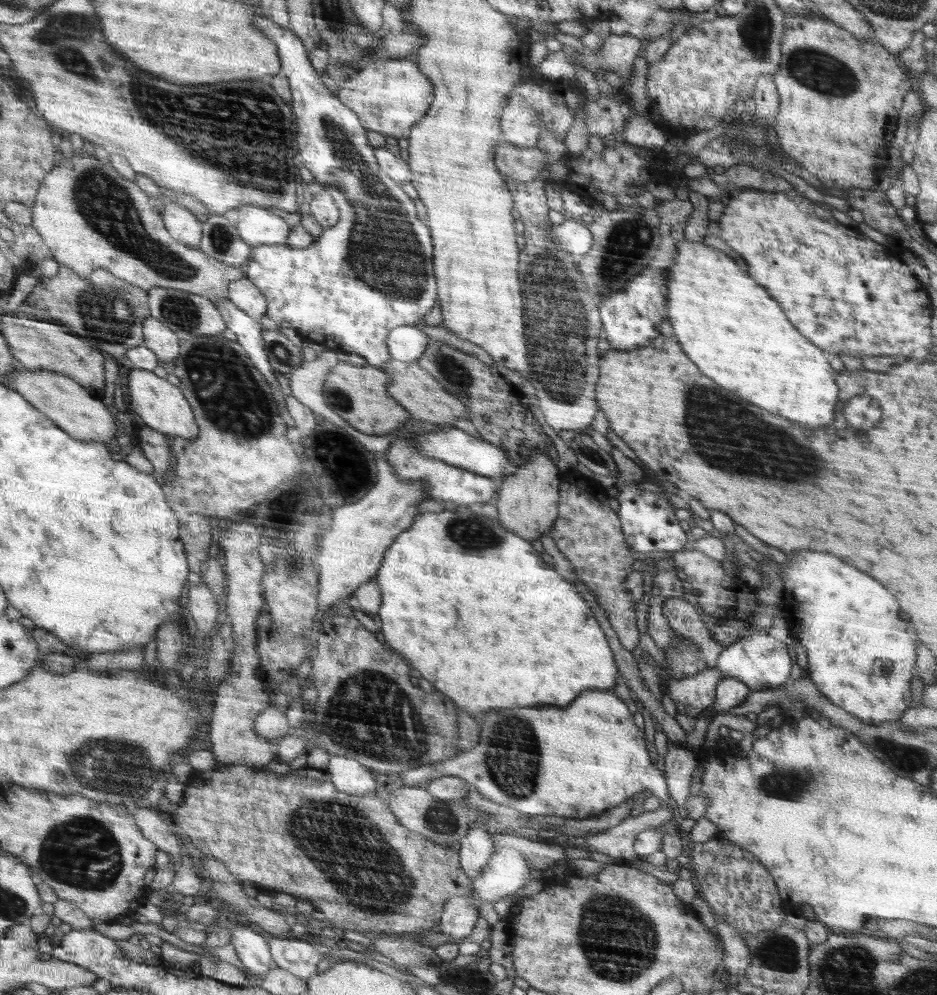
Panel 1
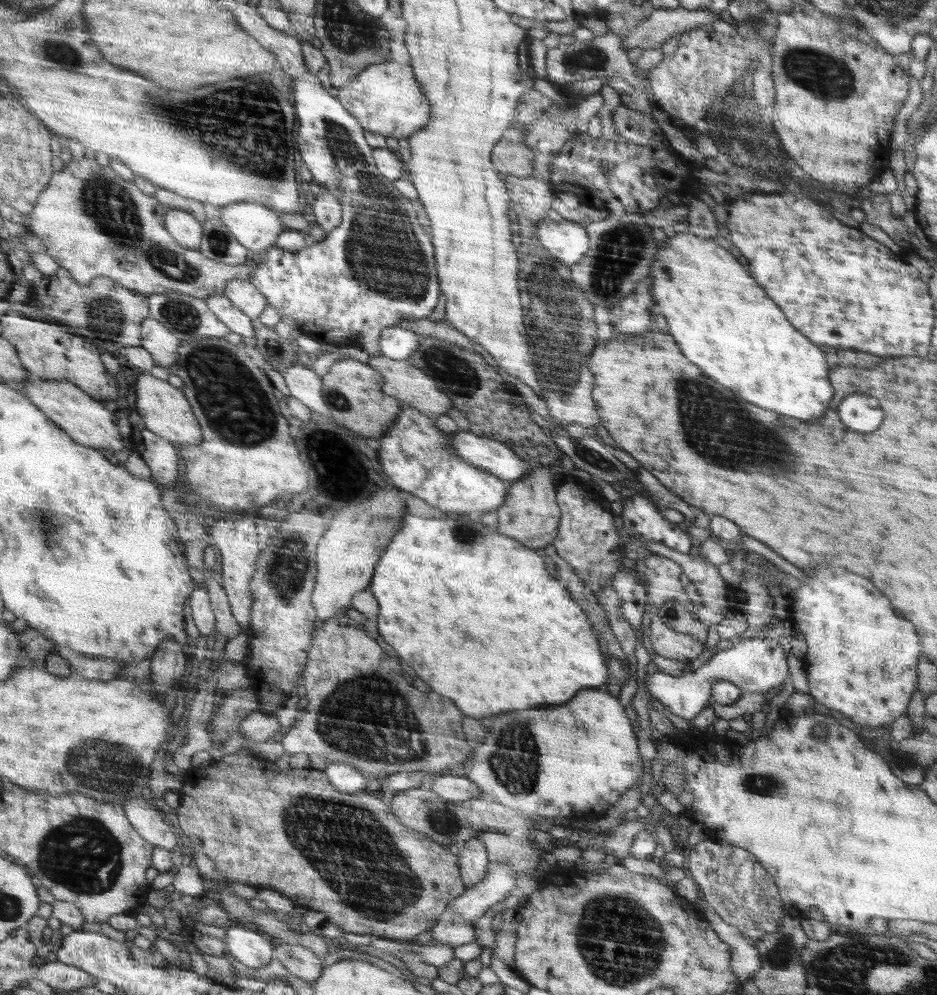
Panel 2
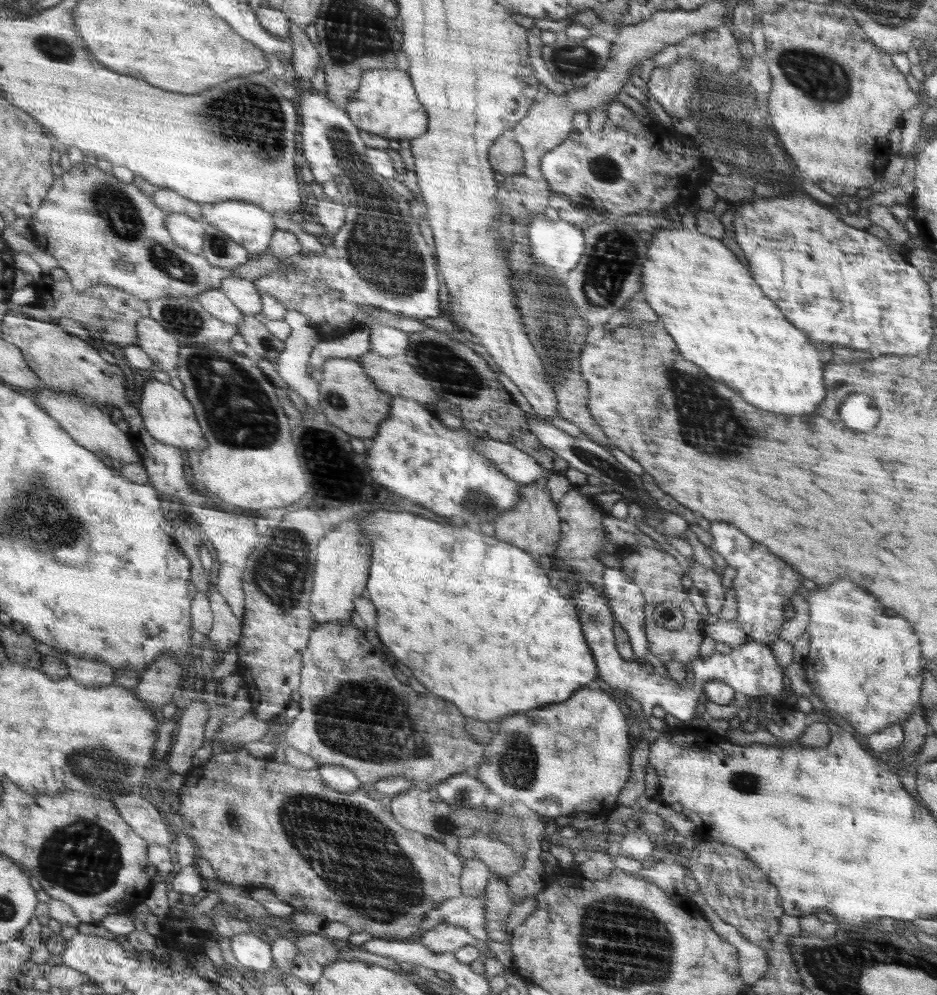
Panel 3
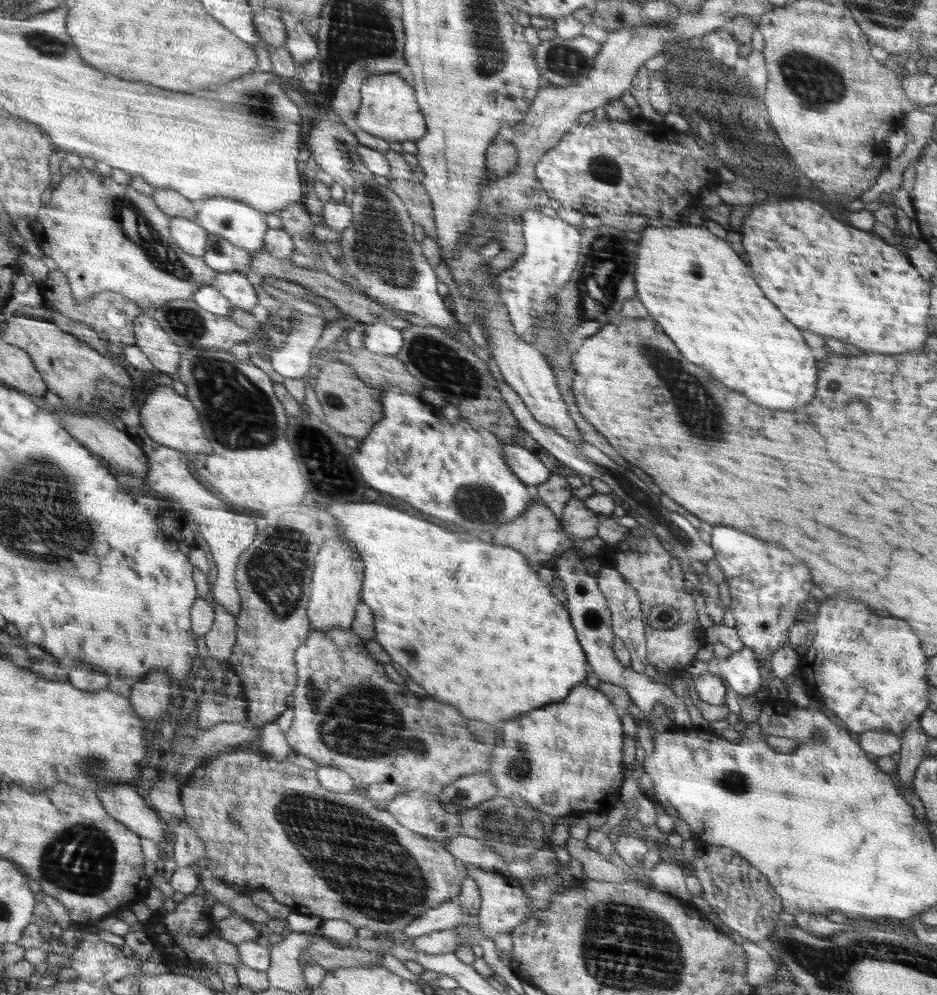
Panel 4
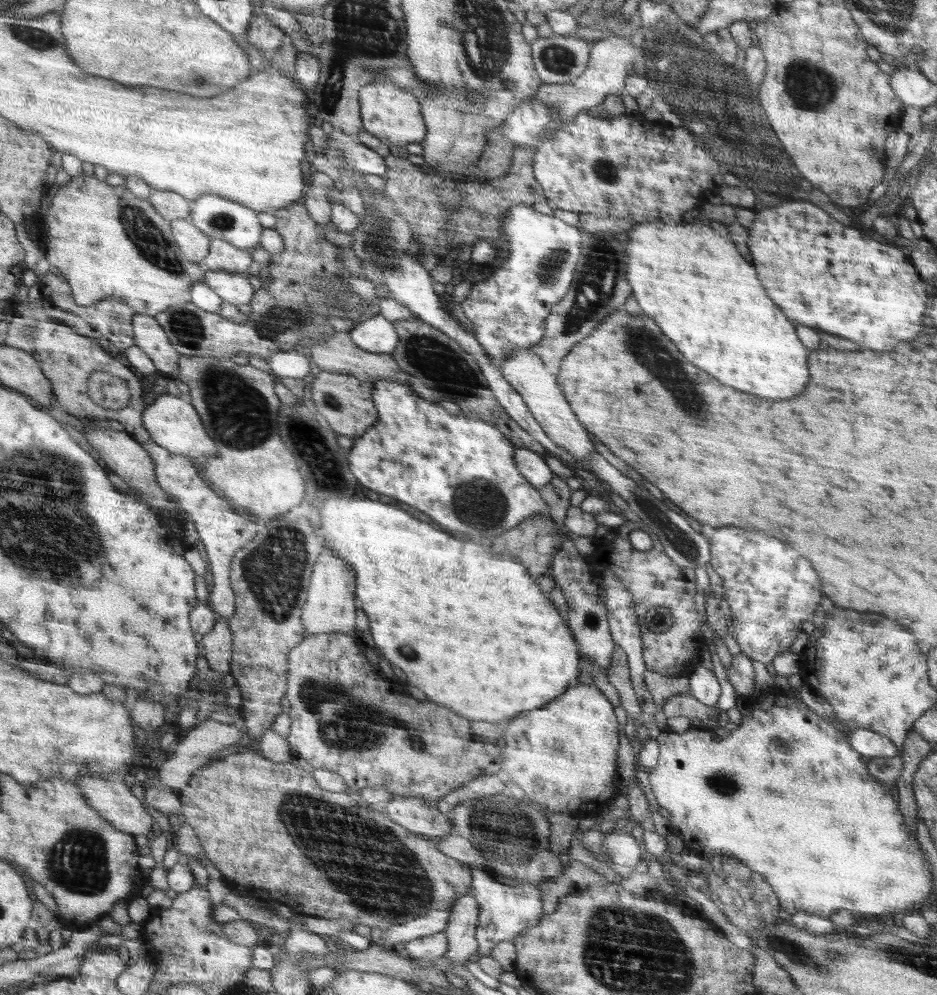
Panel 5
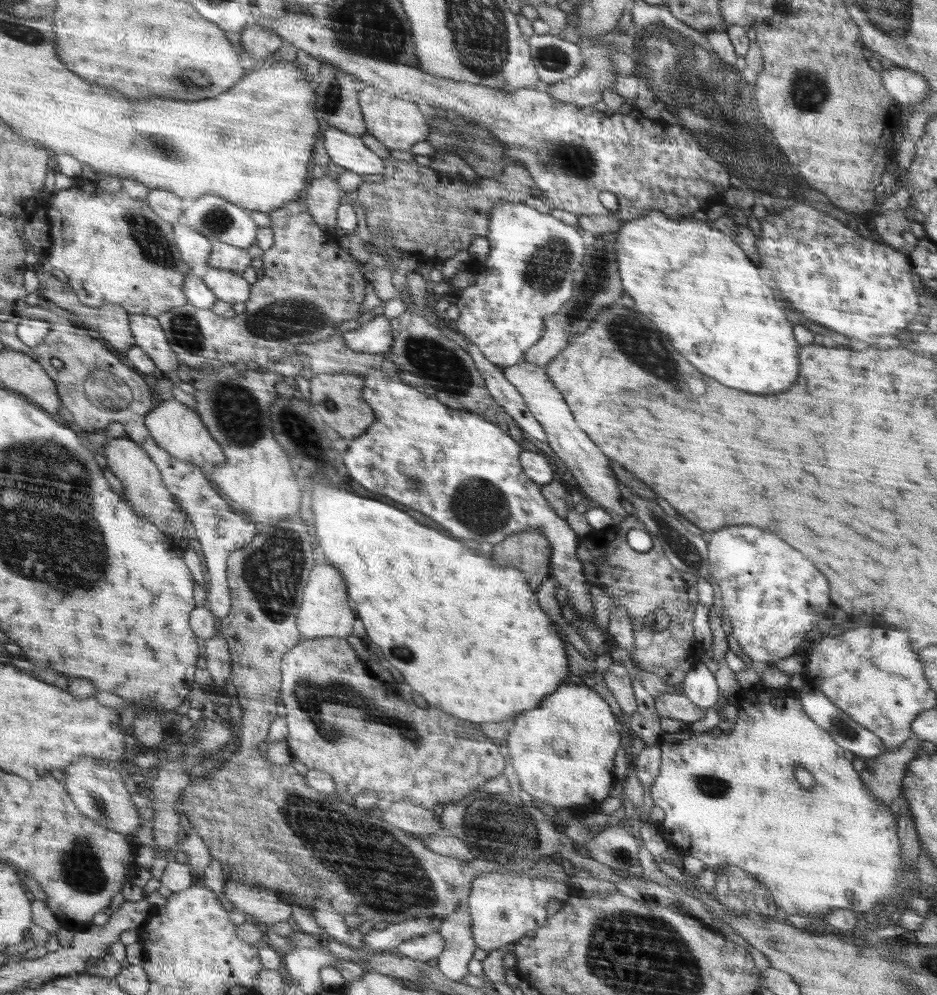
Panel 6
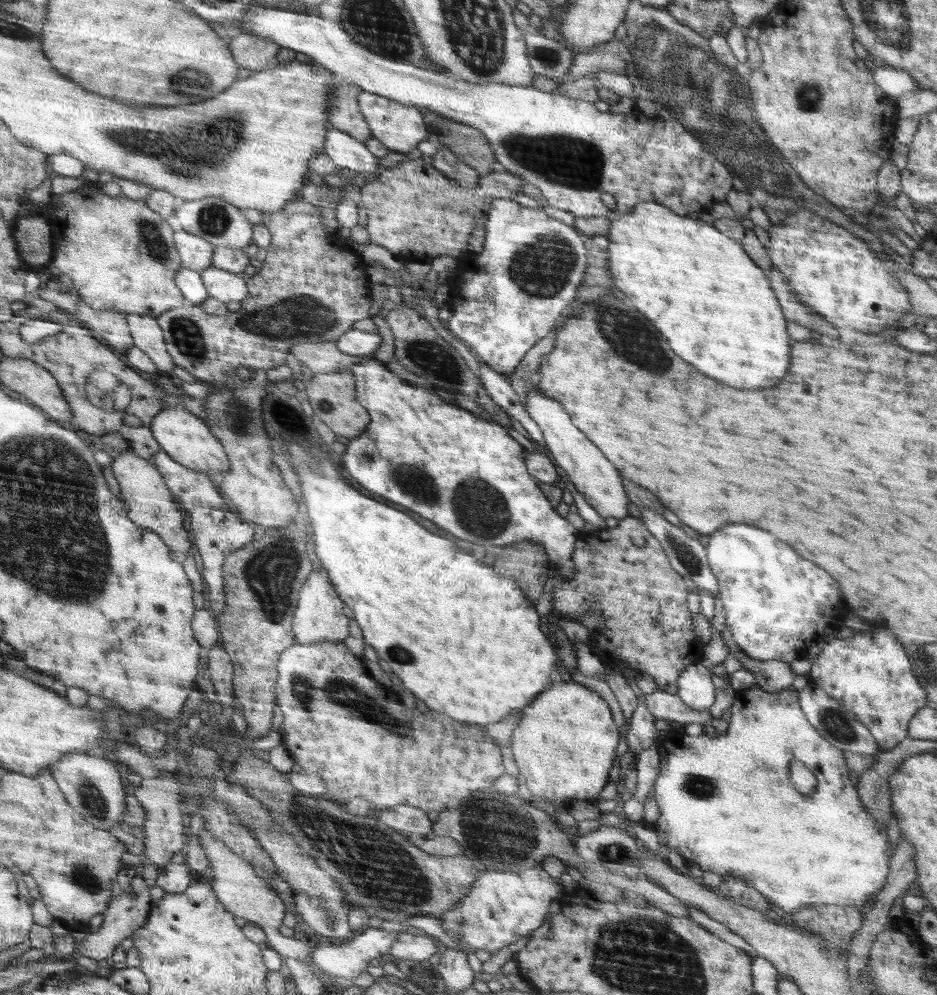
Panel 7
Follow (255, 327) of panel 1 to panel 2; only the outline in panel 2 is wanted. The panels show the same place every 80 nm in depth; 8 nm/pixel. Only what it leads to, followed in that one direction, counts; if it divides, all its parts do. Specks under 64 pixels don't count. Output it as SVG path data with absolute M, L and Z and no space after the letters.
M216 294L207 299L207 302L220 320L231 327L232 332L240 334L244 347L248 350L256 350L256 336L254 336L252 320L246 314L234 306L224 294Z

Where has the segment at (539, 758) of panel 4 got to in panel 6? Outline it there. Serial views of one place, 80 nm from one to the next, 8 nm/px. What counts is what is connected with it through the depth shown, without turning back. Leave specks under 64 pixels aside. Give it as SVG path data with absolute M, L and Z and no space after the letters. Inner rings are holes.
M588 682L582 685L569 683L560 686L556 694L548 696L540 706L520 714L516 724L511 728L505 744L508 754L523 790L534 798L534 803L545 802L556 809L564 807L587 808L590 804L602 803L608 798L610 784L614 780L614 756L620 748L620 725L614 720L614 713L608 702L604 702L594 688L588 688ZM554 742L566 744L560 748L562 752L554 750Z

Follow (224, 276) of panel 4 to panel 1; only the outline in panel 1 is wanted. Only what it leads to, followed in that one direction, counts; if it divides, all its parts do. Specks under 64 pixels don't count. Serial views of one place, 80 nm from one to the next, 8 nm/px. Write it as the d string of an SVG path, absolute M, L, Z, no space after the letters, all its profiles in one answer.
M246 278L231 283L229 302L256 321L267 314L266 298Z

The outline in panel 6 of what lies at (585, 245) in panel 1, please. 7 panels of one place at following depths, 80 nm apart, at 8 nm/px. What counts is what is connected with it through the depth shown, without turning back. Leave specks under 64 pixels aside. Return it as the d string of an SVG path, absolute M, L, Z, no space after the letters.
M501 202L495 204L491 210L489 216L489 231L486 236L487 242L489 243L489 252L483 259L471 258L466 266L466 269L470 271L476 278L476 282L472 286L468 286L462 290L455 305L460 310L460 317L457 320L453 320L454 330L460 334L463 334L465 339L468 339L470 343L476 345L483 352L484 358L492 361L492 364L497 365L500 369L506 369L508 366L514 366L519 364L521 359L526 353L546 332L546 325L544 324L544 318L552 317L554 314L560 311L560 306L564 302L570 300L572 296L572 284L574 284L574 272L580 268L584 256L584 244L582 244L582 236L578 232L578 228L574 226L568 226L563 220L557 219L554 215L548 213L540 213L538 210L531 208L525 203L519 202Z

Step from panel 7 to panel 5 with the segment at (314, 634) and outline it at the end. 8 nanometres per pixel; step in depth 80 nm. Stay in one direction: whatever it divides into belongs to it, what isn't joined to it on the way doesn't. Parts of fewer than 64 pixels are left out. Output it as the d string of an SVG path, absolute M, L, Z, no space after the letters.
M323 547L320 562L316 562L315 572L311 574L311 582L307 594L307 602L302 610L302 622L307 635L340 632L352 634L354 632L354 618L356 618L356 588L358 573L352 564L340 559L334 550Z

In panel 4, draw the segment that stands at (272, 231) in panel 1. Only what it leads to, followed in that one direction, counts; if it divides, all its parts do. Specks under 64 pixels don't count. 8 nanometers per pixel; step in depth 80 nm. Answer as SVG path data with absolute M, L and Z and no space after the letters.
M212 197L199 203L199 213L196 221L200 223L211 234L219 234L228 242L238 248L254 253L264 249L264 241L268 225L266 224L266 213L260 210L254 210L245 202L236 202L230 198Z

